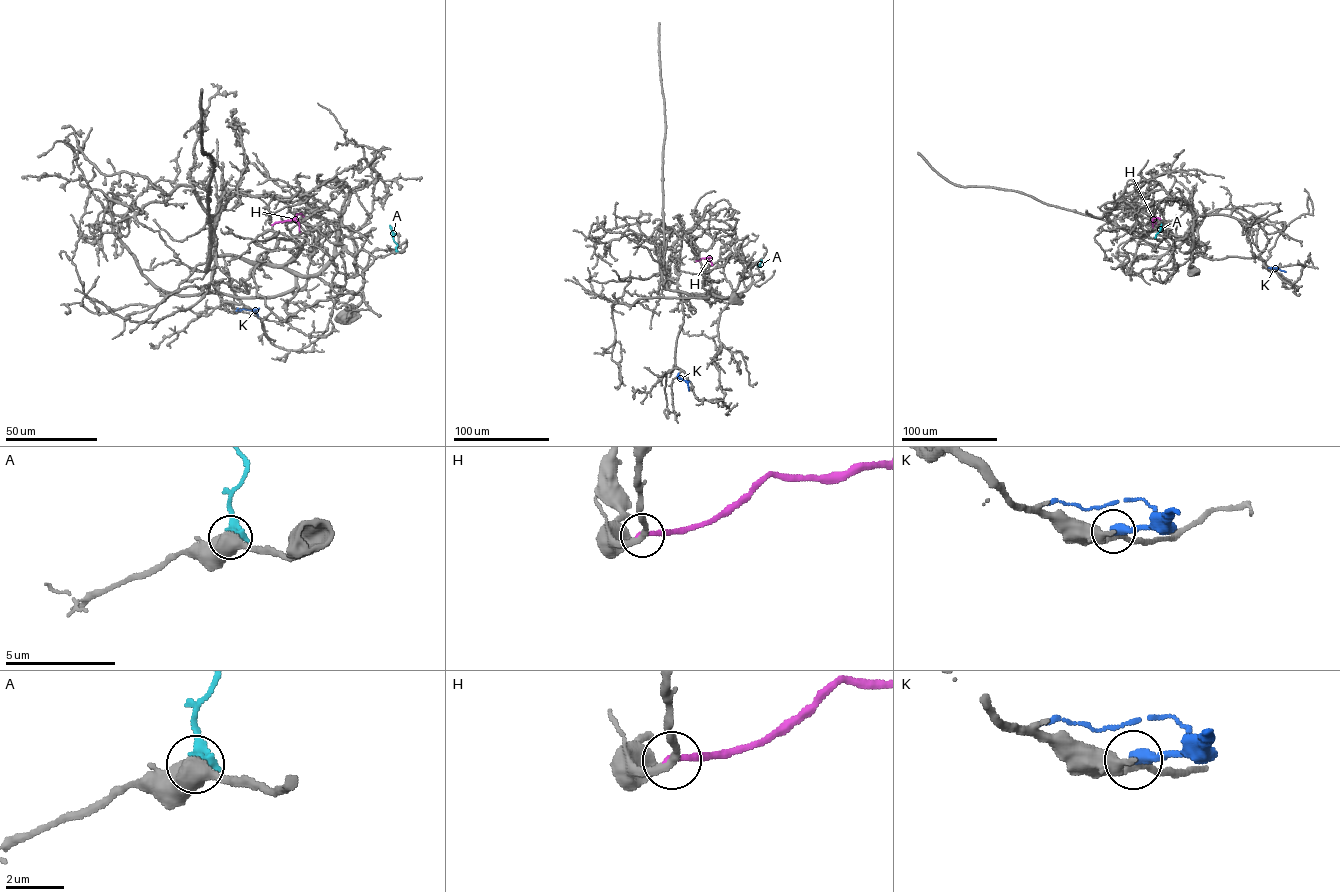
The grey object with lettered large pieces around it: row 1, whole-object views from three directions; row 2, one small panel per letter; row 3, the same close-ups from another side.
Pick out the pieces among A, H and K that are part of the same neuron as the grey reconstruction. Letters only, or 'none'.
none

